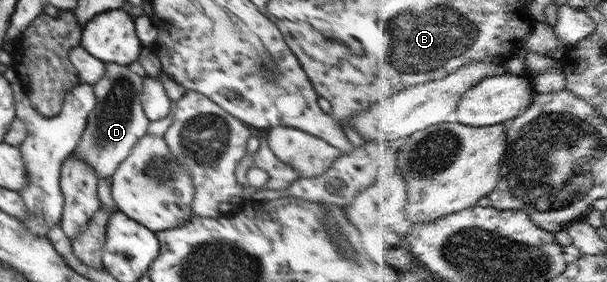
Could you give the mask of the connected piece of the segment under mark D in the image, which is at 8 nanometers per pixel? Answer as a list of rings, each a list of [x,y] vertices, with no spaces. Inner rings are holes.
[[[105,62],[105,76],[92,85],[97,105],[89,113],[89,120],[79,139],[79,145],[70,155],[83,158],[89,163],[89,166],[97,172],[98,180],[111,179],[132,147],[147,134],[150,119],[145,115],[142,107],[143,79],[144,76],[129,70],[127,65]]]

